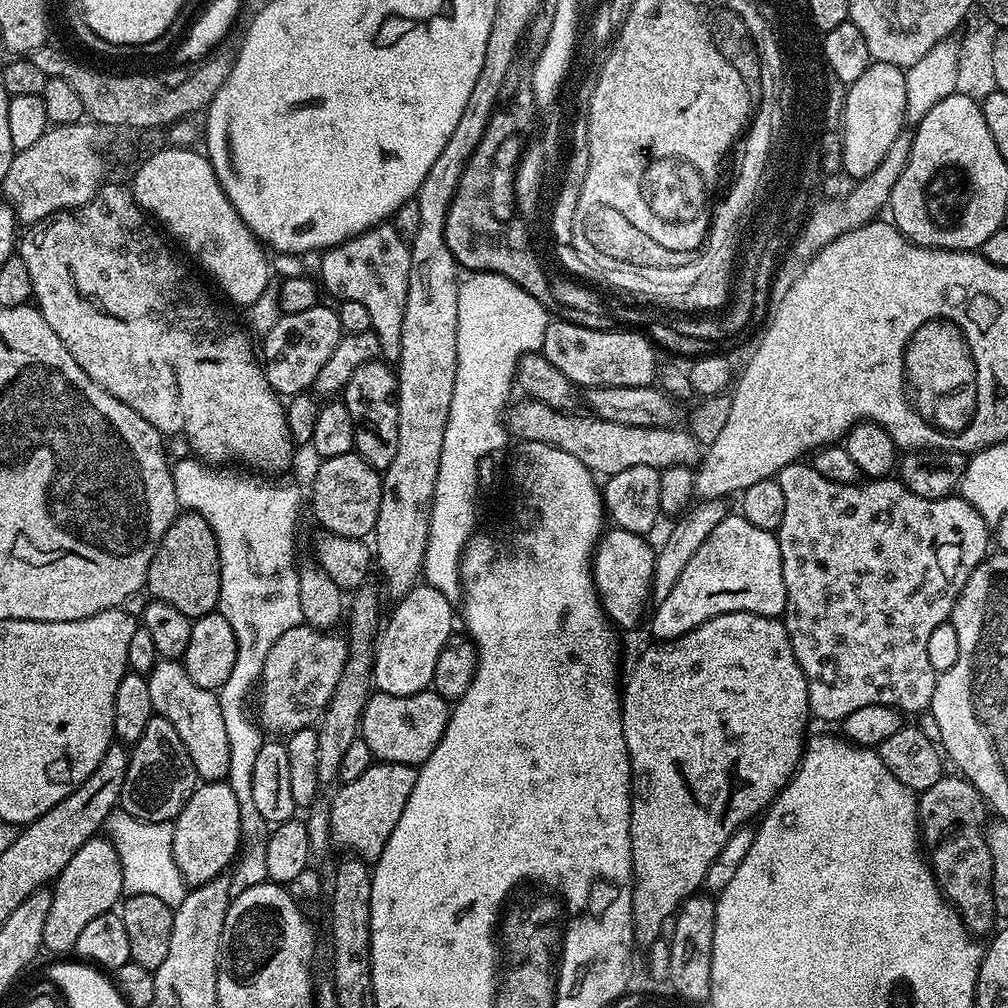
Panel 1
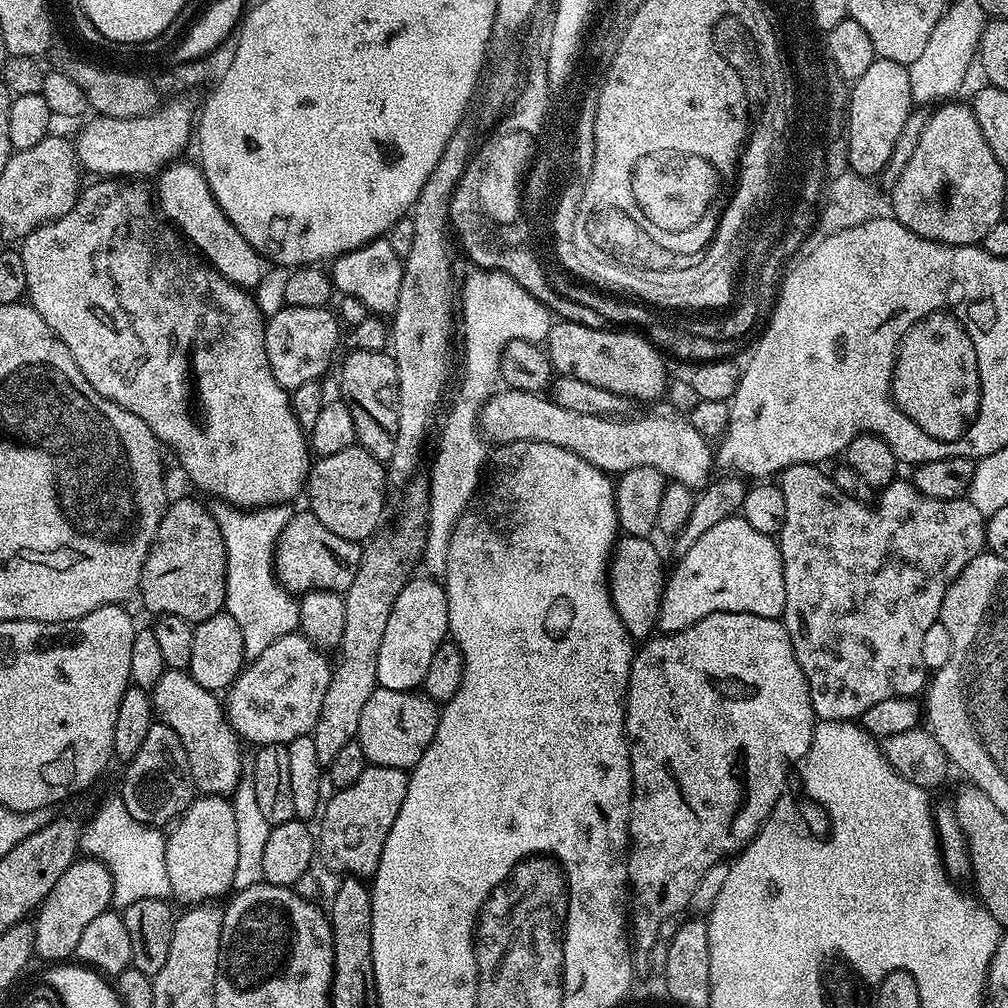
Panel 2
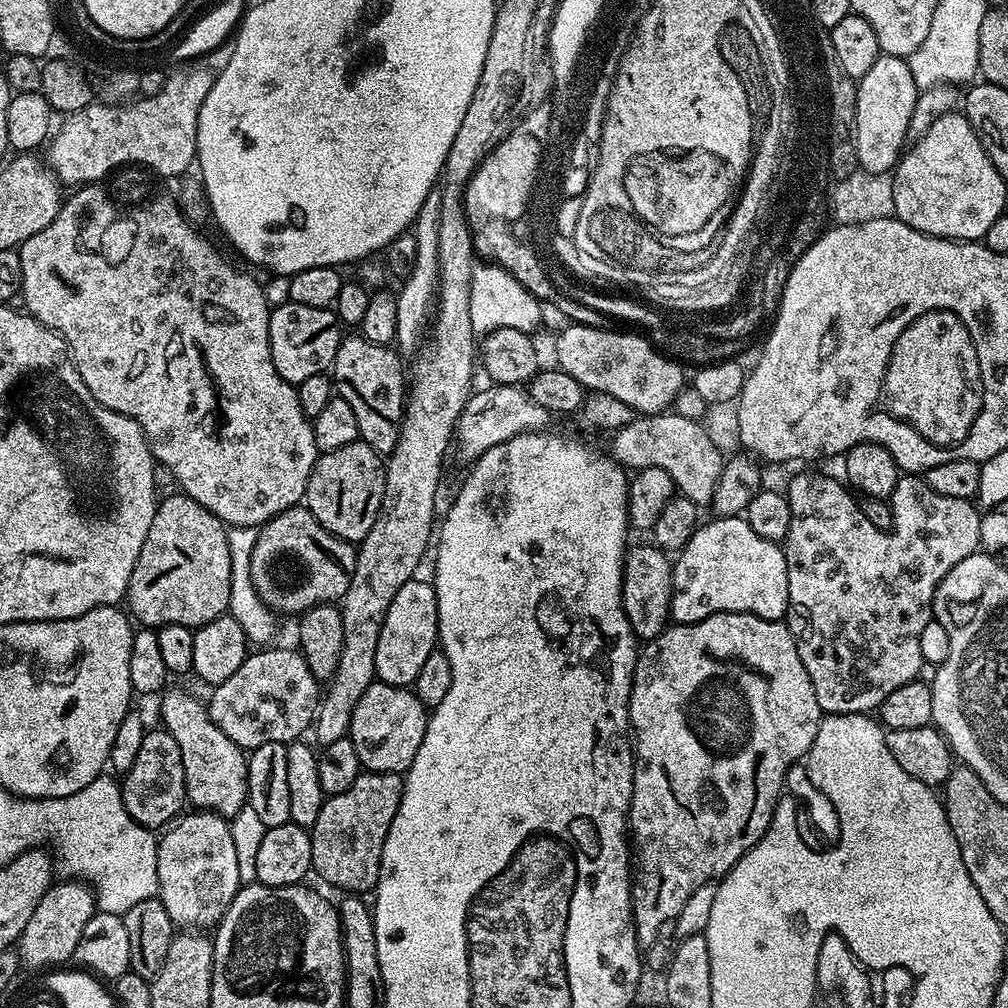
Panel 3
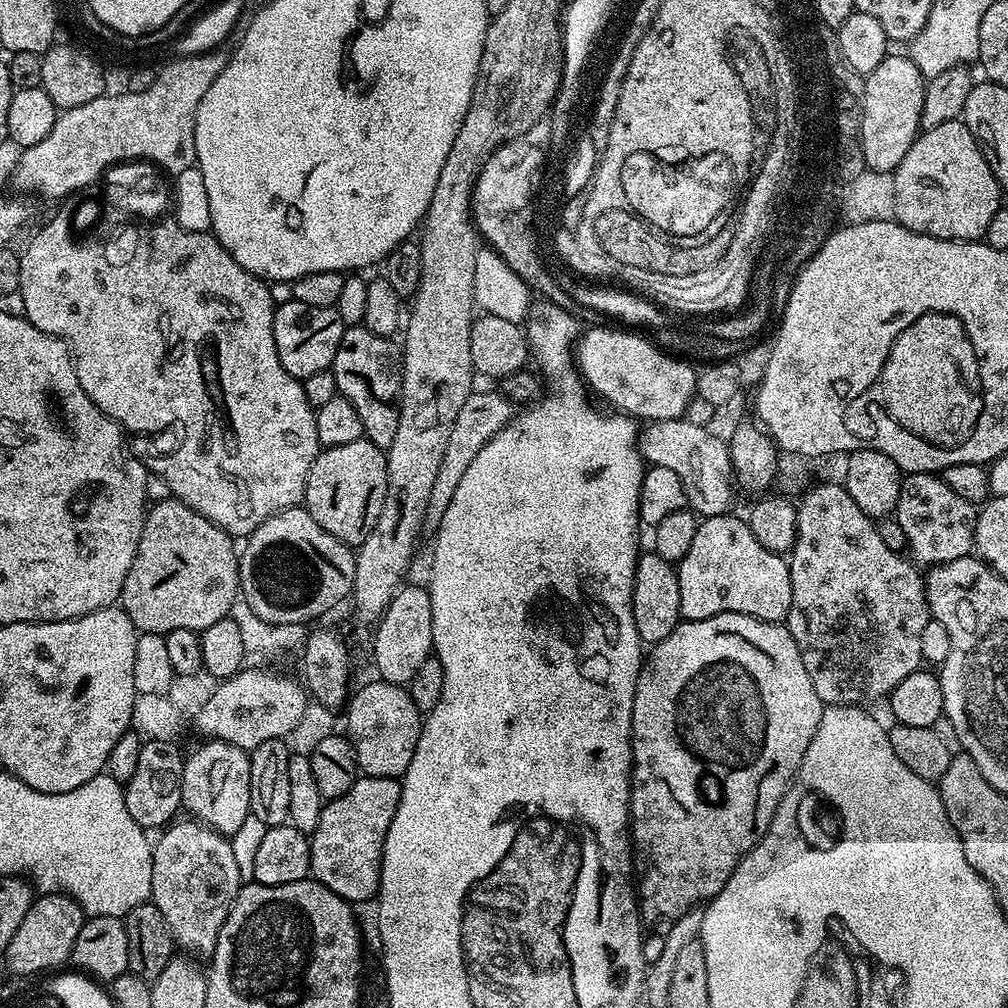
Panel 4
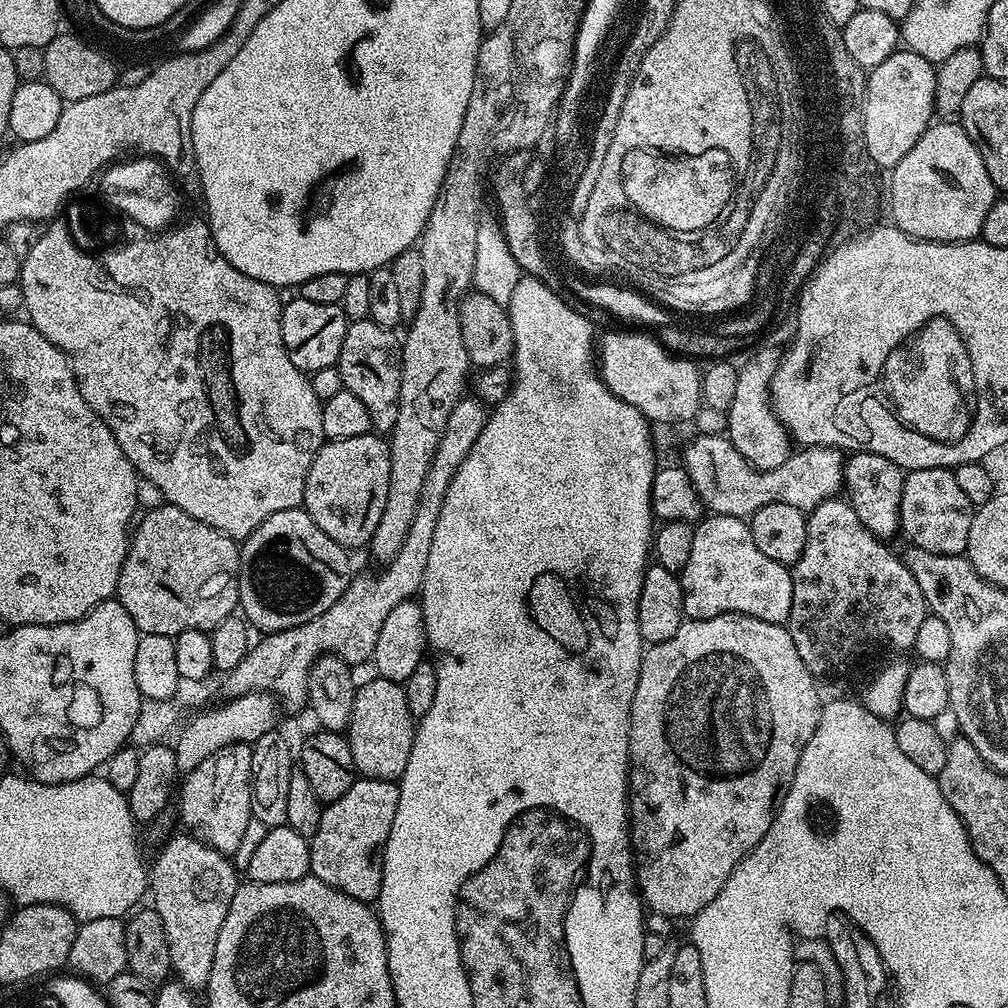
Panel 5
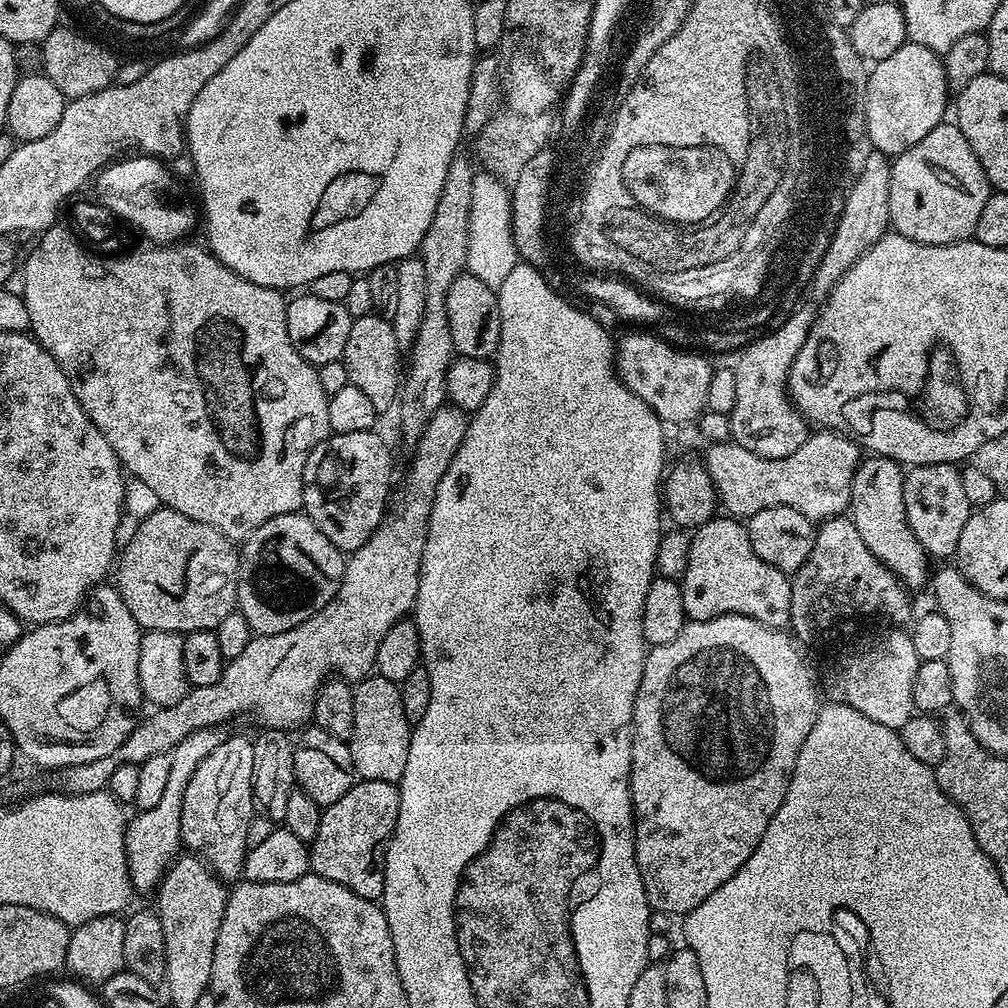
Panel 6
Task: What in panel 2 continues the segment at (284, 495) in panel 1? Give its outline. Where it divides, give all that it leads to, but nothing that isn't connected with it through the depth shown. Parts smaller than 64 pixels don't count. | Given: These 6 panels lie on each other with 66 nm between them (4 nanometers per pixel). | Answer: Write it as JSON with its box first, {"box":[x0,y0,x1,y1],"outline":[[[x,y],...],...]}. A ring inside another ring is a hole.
{"box":[214,506,300,658],"outline":[[[220,506],[224,508],[215,509],[214,515],[220,533],[222,542],[226,546],[226,598],[224,599],[224,608],[238,622],[238,630],[242,630],[242,642],[244,643],[245,657],[255,658],[266,650],[278,638],[286,634],[297,631],[300,627],[300,605],[297,597],[289,592],[283,584],[280,583],[276,574],[276,544],[280,540],[282,530],[288,524],[290,515],[289,509],[284,506],[260,506],[255,510],[241,510],[236,506]]]}

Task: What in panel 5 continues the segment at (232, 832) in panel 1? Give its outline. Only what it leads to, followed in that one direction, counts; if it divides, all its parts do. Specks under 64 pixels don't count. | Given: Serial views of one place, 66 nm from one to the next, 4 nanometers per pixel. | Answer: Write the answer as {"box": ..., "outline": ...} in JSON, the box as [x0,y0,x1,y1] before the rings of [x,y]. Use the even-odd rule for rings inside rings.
{"box":[150,835,238,990],"outline":[[[183,835],[170,837],[156,861],[153,864],[151,861],[150,904],[156,909],[158,918],[162,918],[162,926],[166,926],[175,979],[189,990],[204,990],[214,966],[218,930],[222,930],[226,910],[230,910],[230,902],[234,902],[238,872],[225,853],[214,850],[197,836]]]}

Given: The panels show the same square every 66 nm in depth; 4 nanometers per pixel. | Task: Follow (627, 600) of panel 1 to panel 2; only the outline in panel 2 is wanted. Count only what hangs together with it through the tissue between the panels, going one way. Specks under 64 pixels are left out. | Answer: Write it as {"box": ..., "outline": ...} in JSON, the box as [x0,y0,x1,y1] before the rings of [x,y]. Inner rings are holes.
{"box":[606,535,666,642],"outline":[[[621,535],[610,553],[610,559],[606,569],[606,583],[614,610],[618,614],[618,618],[622,622],[624,629],[632,637],[633,641],[636,642],[647,641],[657,631],[660,618],[660,599],[664,597],[664,586],[666,583],[664,560],[660,557],[659,550],[651,544],[652,542],[646,536]]]}

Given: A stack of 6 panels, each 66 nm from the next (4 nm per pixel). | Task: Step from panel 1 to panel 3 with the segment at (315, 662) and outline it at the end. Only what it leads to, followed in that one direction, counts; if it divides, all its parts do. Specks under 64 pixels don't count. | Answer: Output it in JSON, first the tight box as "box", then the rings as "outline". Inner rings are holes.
{"box":[206,646,322,750],"outline":[[[273,646],[265,647],[263,650],[256,650],[249,654],[242,666],[238,666],[238,670],[234,670],[234,674],[230,674],[230,678],[226,678],[226,682],[215,685],[211,689],[212,697],[206,700],[206,707],[208,710],[208,717],[216,723],[218,730],[222,730],[226,734],[226,738],[236,741],[236,744],[245,750],[251,750],[258,746],[266,746],[267,744],[283,744],[285,746],[292,743],[294,740],[301,739],[305,734],[304,731],[309,731],[310,725],[313,723],[318,707],[318,701],[322,696],[322,684],[317,680],[316,675],[312,673],[312,668],[308,665],[308,659],[304,656],[304,653],[292,648],[272,648]]]}

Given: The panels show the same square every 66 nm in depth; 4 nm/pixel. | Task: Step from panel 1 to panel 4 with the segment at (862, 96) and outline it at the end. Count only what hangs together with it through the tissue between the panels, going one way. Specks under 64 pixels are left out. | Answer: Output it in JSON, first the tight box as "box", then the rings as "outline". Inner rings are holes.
{"box":[861,54,926,174],"outline":[[[889,54],[869,76],[864,77],[864,113],[861,114],[861,148],[869,172],[891,174],[906,158],[906,150],[921,131],[922,98],[926,77],[907,55]]]}

